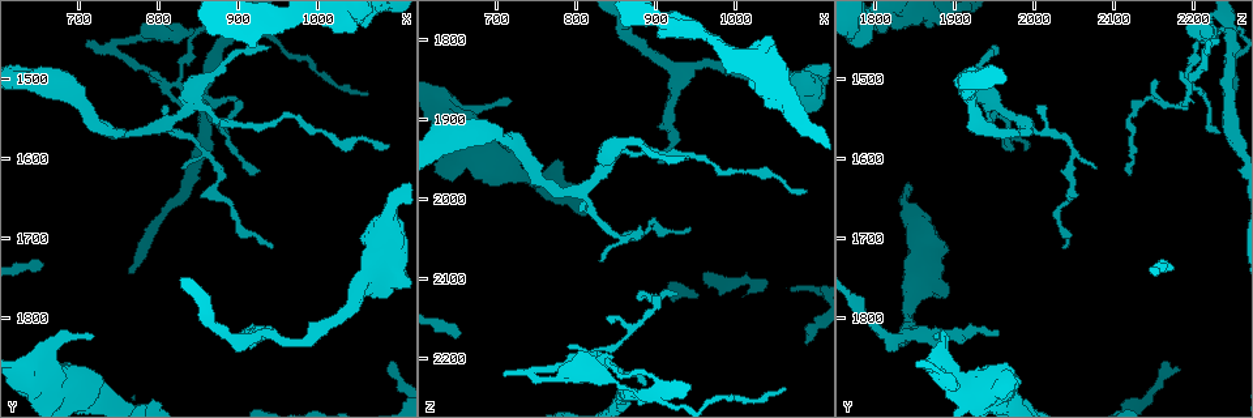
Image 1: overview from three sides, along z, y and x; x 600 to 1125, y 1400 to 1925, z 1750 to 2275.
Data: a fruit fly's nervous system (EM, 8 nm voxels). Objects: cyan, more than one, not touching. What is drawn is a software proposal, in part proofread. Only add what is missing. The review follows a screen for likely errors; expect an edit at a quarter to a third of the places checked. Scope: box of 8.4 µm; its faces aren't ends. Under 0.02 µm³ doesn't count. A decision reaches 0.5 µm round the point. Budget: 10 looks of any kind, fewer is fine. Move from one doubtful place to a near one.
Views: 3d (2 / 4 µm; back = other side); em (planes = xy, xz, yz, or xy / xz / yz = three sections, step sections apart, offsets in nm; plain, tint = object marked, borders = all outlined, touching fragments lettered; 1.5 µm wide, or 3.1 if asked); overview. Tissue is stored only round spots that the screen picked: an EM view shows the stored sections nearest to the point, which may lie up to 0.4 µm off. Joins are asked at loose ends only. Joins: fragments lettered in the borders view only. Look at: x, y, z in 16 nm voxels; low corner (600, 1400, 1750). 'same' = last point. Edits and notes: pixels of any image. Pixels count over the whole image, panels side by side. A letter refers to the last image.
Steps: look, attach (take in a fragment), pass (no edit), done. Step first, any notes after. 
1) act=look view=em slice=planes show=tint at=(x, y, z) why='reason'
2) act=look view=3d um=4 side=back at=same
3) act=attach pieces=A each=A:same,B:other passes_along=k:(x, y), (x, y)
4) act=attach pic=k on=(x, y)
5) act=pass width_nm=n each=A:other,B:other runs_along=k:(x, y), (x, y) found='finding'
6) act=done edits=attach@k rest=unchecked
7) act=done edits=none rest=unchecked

act=look view=em slice=yz step=4 show=plain at=(930, 1615, 2120) why='long arm stops here'

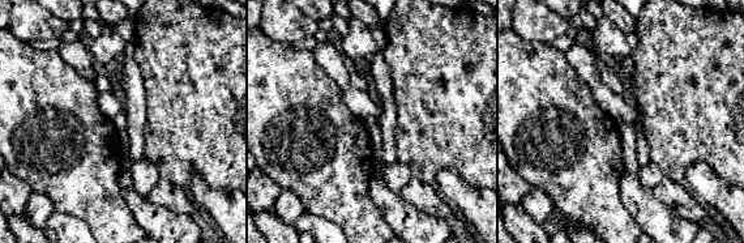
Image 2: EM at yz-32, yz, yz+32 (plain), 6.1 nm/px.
act=look view=em slice=yz step=4 show=tint at=same

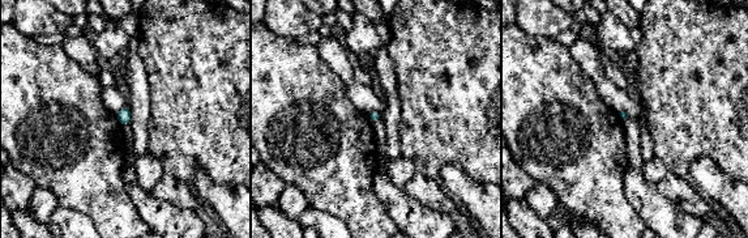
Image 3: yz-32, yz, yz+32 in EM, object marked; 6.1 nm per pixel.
act=look view=em slice=yz step=4 show=borders at=same

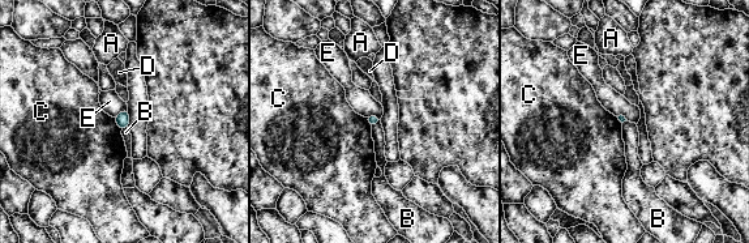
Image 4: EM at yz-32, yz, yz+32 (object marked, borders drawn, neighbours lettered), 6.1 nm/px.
act=pass each=A:other,B:other,C:other,D:other,E:other border=4:(380, 120), (371, 126) found='no lettered fragment goes on from it'

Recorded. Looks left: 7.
act=look view=em slice=planes show=borders at=(710, 1450, 2220) why='tapers out'

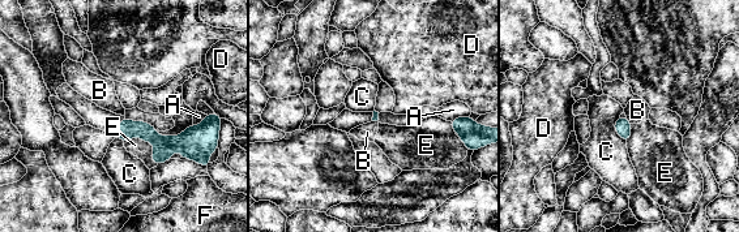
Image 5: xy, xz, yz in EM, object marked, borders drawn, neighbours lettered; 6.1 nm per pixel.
act=pass each=A:other,B:other,C:other,D:other,E:other,F:other runs_along=5:(200, 132), (187, 142), (120, 134) found='no lettered fragment goes on from it'

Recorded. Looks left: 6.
act=look view=em slice=xy step=4 show=borders at=(940, 1460, 1945) why='tapers out'

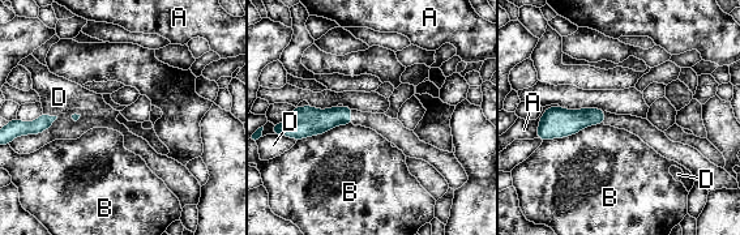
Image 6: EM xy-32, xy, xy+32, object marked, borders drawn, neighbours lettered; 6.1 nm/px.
act=pass each=A:other,B:other,D:other found='none of them fits'

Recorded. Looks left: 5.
act=look view=3d um=4 at=(1085, 1585, 1990) why='free end'

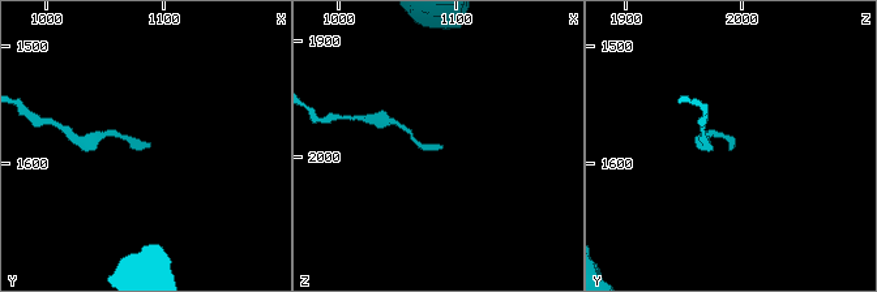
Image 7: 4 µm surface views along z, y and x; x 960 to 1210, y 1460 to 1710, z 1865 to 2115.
act=look view=em slice=xz step=4 show=borders at=(1086, 1582, 1988)

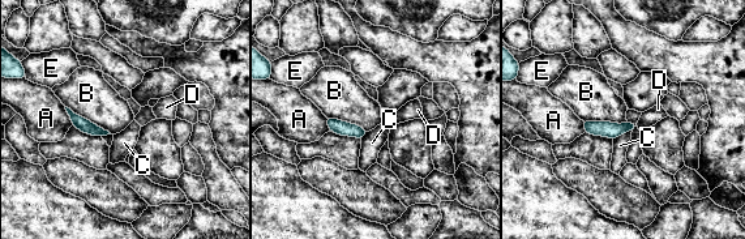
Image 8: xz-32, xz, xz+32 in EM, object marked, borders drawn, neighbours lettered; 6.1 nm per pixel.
act=pass each=A:other,B:other,C:other,D:other,E:other runs_along=8:(586, 124), (595, 128), (632, 126) found='no lettered fragment goes on from it'

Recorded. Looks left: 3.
act=done edits=none rest=unchecked

